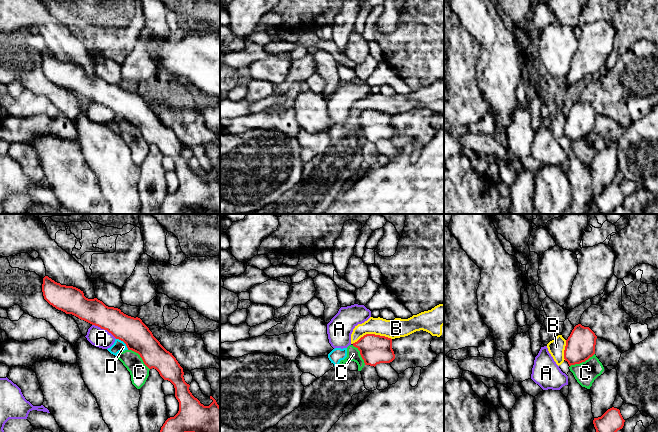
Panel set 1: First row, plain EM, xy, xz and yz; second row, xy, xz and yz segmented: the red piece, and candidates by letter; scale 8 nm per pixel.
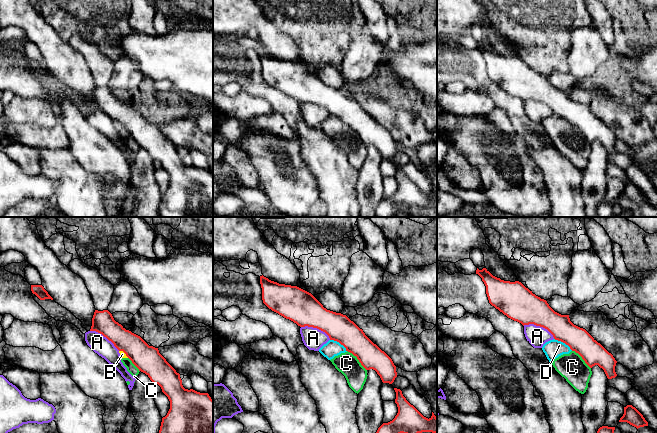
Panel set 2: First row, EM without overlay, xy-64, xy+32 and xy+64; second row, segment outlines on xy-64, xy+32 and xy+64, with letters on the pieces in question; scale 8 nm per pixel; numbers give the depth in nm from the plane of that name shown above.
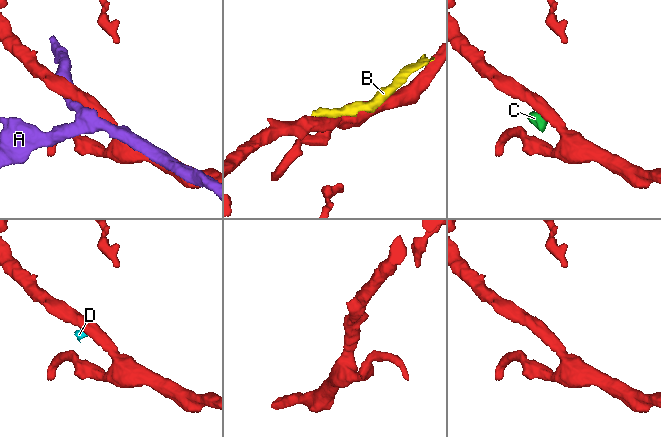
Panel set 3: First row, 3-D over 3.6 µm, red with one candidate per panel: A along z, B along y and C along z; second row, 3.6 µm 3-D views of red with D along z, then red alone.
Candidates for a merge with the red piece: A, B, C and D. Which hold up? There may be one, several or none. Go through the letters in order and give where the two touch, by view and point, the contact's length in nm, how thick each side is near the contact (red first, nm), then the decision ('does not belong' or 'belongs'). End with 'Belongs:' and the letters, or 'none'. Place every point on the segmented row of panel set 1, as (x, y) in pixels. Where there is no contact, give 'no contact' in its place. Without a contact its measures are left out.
A: xy (104, 329) | 240 nm | 220/150 nm | does not belong
B: xz (371, 334) | 320 nm | 240/150 nm | does not belong
C: xy (140, 356) | 240 nm | 220/150 nm | does not belong
D: xy (123, 341) | 140 nm | 220/100 nm | does not belong
Belongs: none

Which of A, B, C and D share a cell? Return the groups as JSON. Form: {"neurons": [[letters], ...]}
{"neurons": [["A"], ["B", "C", "D"]]}

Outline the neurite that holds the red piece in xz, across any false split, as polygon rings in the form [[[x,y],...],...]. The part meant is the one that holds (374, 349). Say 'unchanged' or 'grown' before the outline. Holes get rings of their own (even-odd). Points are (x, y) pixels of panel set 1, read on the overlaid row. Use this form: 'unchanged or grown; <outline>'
unchanged; [[[366,334],[353,343],[353,346],[360,351],[365,365],[375,367],[377,364],[390,363],[395,359],[392,339],[385,336]]]

